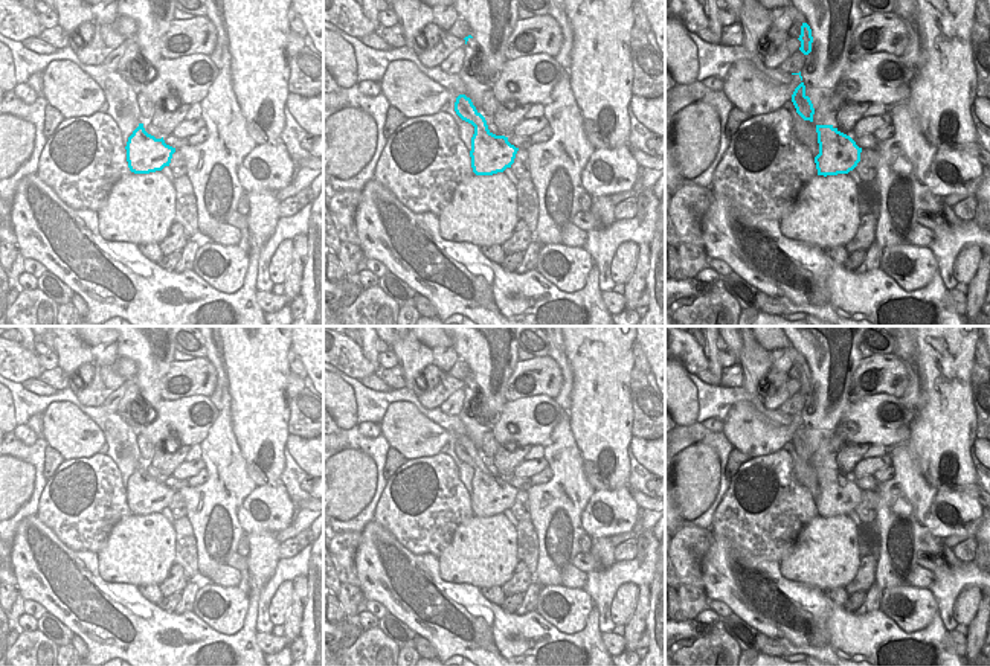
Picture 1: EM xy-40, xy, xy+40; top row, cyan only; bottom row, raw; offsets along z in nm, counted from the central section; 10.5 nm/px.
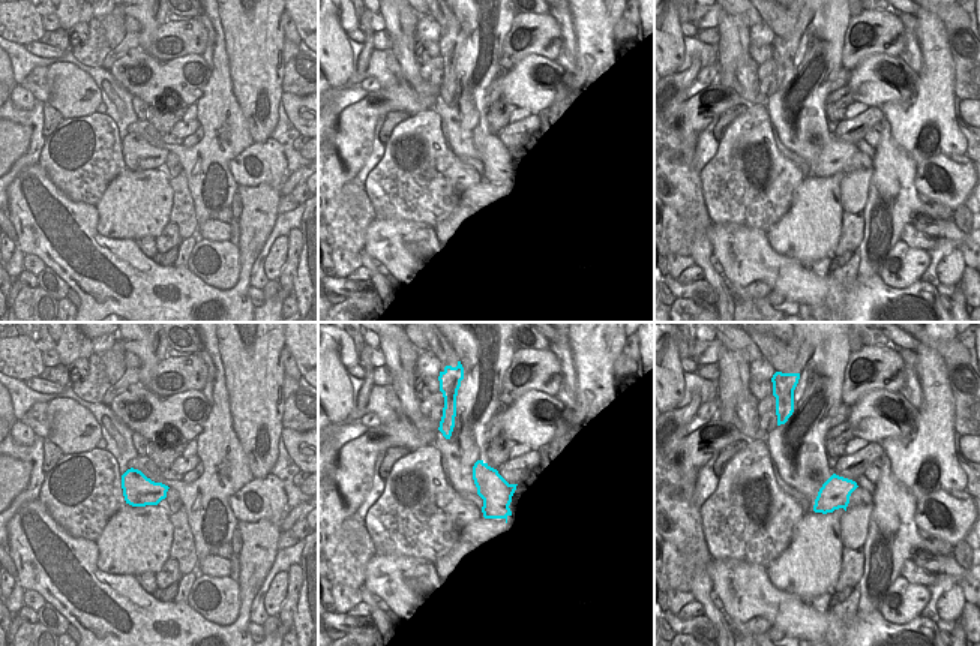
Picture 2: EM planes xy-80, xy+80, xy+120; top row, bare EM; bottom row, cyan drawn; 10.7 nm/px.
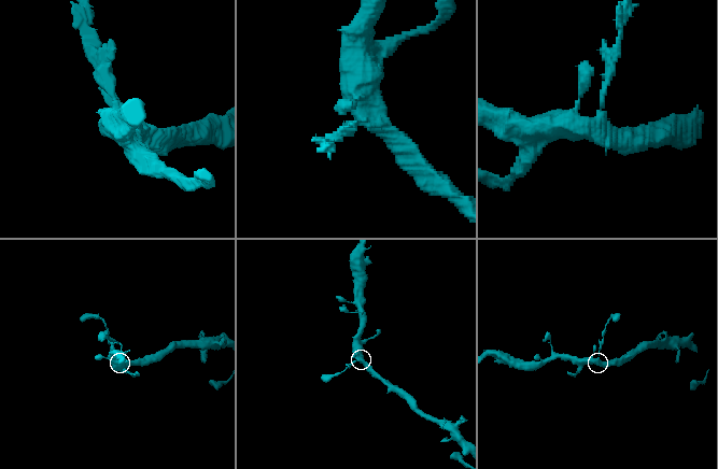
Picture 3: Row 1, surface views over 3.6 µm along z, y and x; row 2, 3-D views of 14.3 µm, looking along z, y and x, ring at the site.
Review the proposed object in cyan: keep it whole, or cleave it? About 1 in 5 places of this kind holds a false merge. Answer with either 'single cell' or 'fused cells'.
fused cells

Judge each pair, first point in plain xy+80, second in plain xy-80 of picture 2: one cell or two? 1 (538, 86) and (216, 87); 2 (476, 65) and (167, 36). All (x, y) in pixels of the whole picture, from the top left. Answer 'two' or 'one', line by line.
1: two
2: two

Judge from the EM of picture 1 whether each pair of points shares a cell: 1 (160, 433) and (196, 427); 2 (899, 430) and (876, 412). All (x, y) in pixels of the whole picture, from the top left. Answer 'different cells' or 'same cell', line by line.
1: same cell
2: same cell

